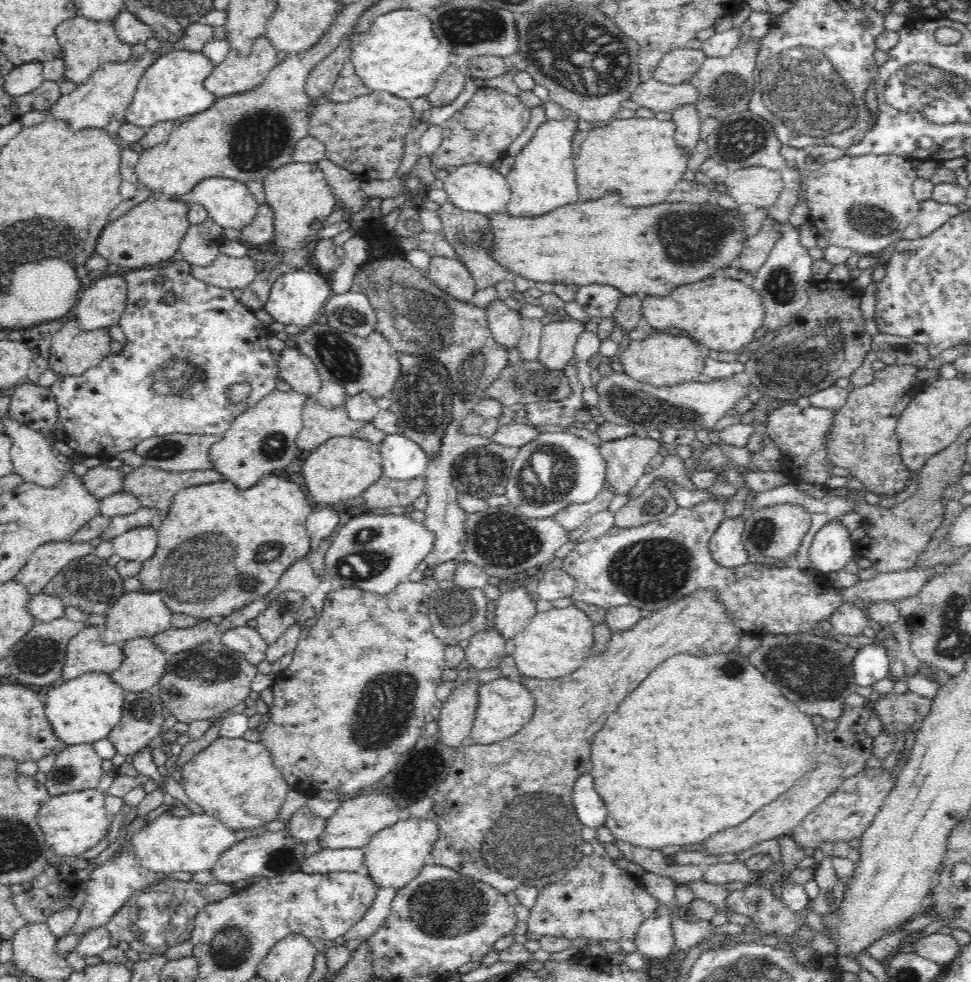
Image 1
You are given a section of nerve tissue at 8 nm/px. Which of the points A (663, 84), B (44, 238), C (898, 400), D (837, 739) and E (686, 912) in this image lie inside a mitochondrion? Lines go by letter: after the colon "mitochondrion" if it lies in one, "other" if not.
A: other
B: mitochondrion
C: other
D: other
E: other

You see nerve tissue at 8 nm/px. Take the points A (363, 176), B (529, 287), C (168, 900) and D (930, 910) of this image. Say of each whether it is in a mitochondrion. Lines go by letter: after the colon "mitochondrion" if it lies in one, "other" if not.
A: other
B: other
C: mitochondrion
D: other

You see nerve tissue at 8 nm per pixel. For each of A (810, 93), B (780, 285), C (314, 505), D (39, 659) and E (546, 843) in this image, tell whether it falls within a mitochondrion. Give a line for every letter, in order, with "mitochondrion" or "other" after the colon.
A: mitochondrion
B: mitochondrion
C: other
D: mitochondrion
E: mitochondrion

